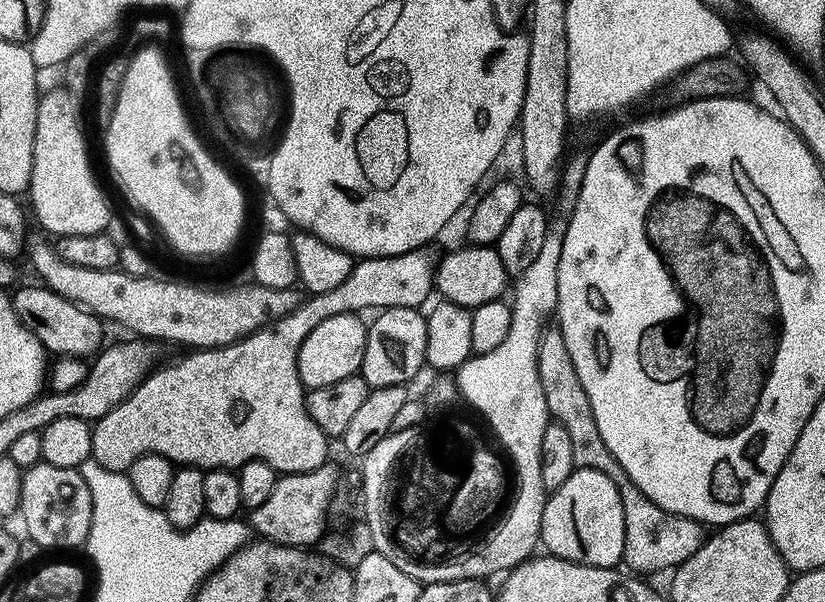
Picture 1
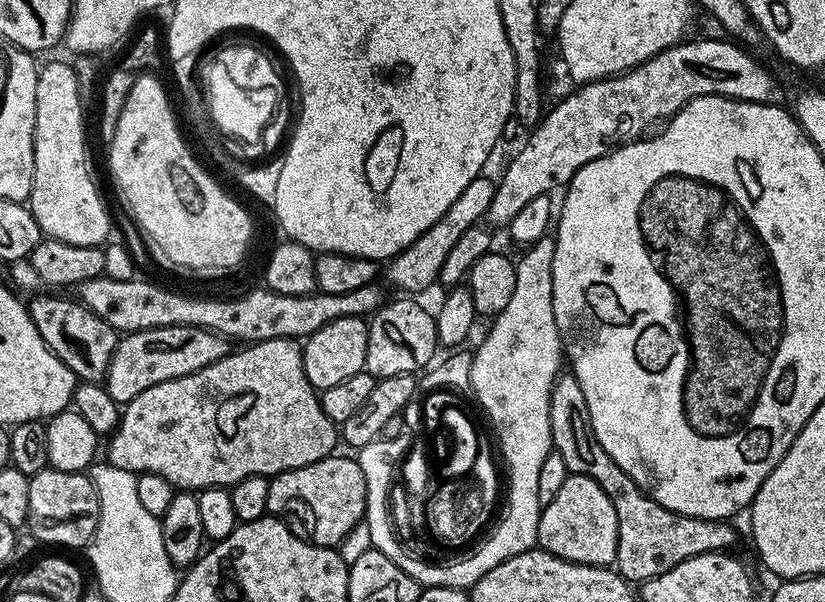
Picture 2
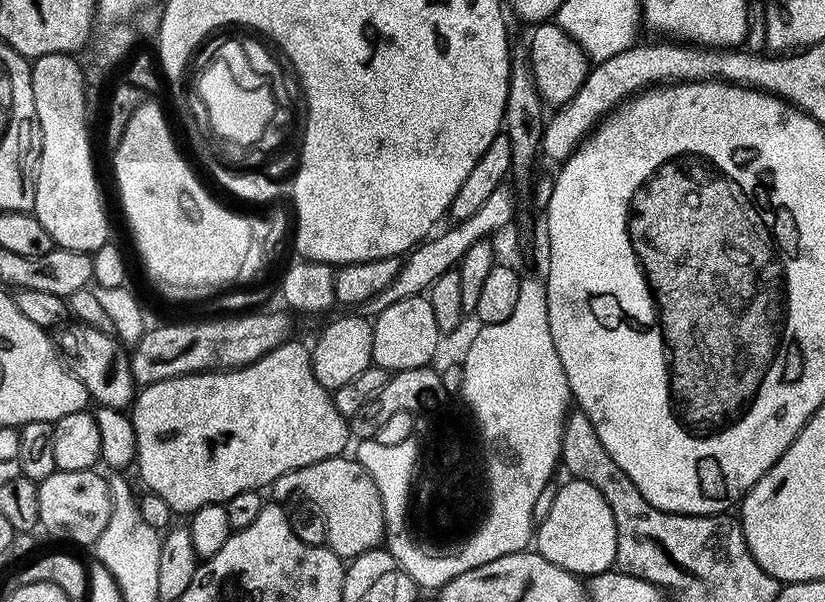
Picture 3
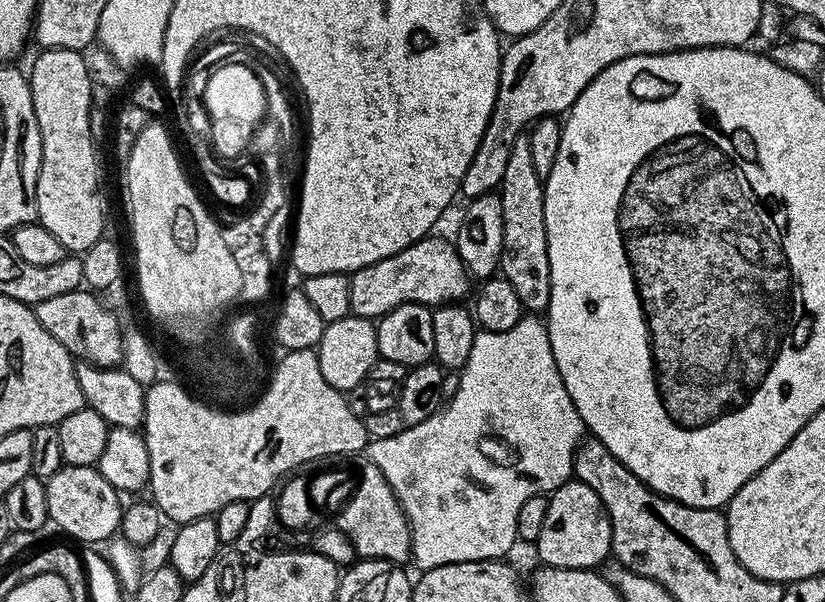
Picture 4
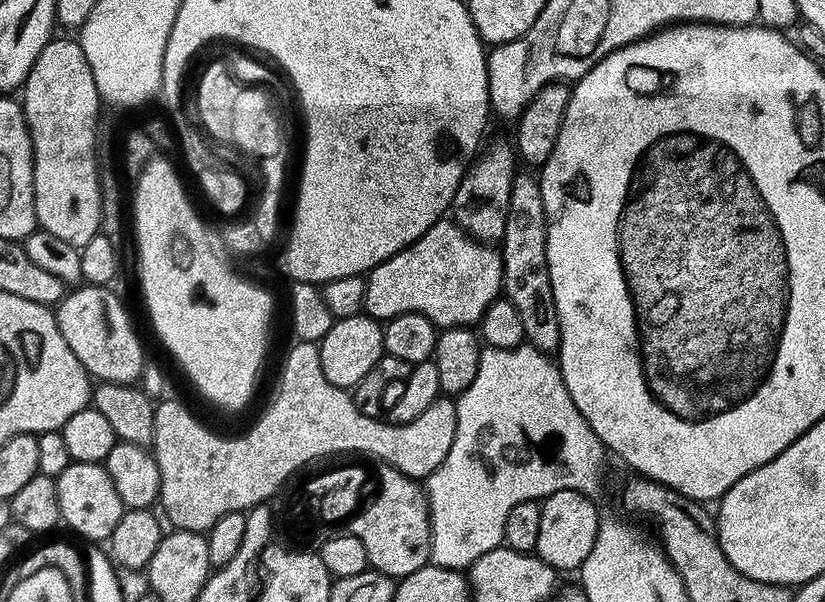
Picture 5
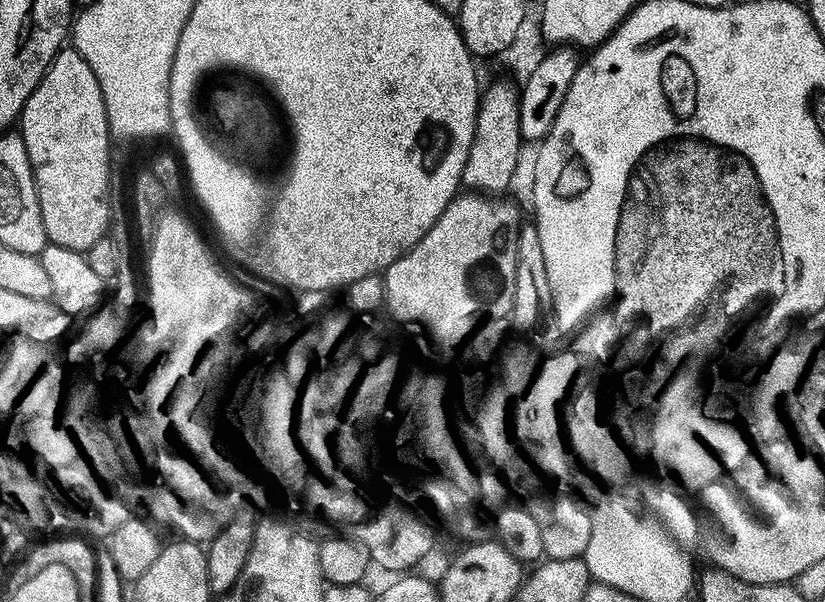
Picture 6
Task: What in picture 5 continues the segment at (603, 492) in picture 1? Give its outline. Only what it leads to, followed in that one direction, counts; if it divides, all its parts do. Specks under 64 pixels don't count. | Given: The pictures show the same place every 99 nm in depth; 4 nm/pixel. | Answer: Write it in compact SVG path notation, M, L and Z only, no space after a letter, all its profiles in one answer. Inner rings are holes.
M558 490L554 494L545 496L540 509L542 523L538 529L538 542L535 555L561 573L579 570L592 555L601 513L596 513L593 497L585 496L583 492L574 490Z

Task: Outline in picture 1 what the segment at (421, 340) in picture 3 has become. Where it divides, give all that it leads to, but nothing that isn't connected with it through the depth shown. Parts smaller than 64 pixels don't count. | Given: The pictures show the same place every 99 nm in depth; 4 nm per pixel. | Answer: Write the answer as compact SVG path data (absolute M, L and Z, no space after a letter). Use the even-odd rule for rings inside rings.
M412 306L386 308L373 324L367 325L368 337L364 361L359 375L364 377L369 389L382 386L407 385L425 367L426 361L426 316L423 311L415 312Z

